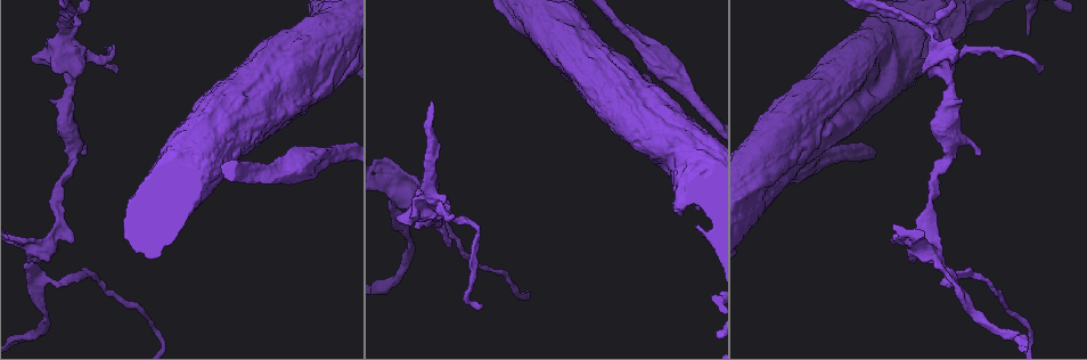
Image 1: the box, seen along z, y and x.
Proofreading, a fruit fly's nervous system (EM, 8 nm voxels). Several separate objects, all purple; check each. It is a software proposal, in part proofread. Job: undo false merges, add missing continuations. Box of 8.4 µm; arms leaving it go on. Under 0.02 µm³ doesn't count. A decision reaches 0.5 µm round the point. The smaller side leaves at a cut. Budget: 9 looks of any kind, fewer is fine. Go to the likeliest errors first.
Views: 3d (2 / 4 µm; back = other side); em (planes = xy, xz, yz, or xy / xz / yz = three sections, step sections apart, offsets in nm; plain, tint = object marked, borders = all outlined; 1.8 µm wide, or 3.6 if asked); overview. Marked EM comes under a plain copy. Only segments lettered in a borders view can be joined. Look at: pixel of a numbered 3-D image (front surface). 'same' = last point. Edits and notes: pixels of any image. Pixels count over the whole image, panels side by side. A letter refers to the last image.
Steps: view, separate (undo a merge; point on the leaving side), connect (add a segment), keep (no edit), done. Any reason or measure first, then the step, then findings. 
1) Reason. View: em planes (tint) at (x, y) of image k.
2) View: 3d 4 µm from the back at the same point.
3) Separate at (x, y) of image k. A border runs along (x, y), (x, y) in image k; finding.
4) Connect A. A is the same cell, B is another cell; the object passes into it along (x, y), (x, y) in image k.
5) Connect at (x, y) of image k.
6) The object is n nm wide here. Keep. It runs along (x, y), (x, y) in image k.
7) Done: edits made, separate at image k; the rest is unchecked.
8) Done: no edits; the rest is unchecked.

Four arms meet. View: em xy step 16 (borders) at (934, 58) of image 1.

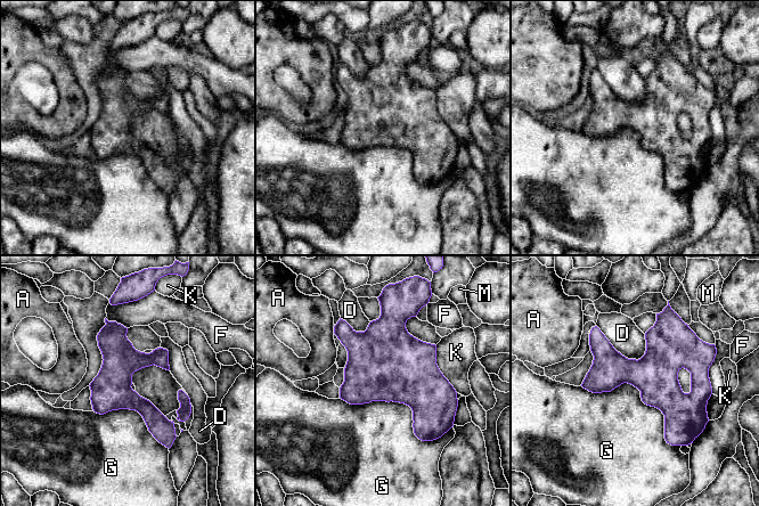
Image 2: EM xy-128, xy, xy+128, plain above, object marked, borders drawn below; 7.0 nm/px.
The object is 240 nm wide here. Keep. A, D, F, G, K and M are other cells; it runs along (108, 324), (117, 383), (164, 438) in image 2; continuous, no second neuron.

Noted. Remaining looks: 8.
Branch stops here. View: em planes (tint) at (1039, 71) of image 1.

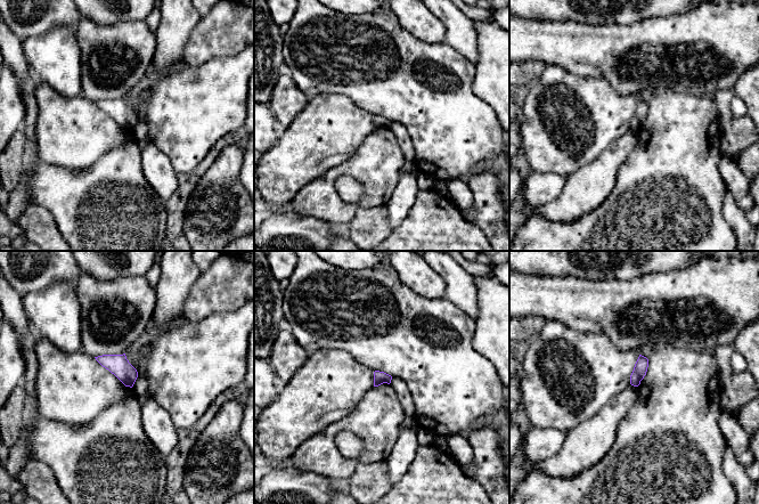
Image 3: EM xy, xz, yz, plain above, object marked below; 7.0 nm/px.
View: em planes (borders) at the same point.

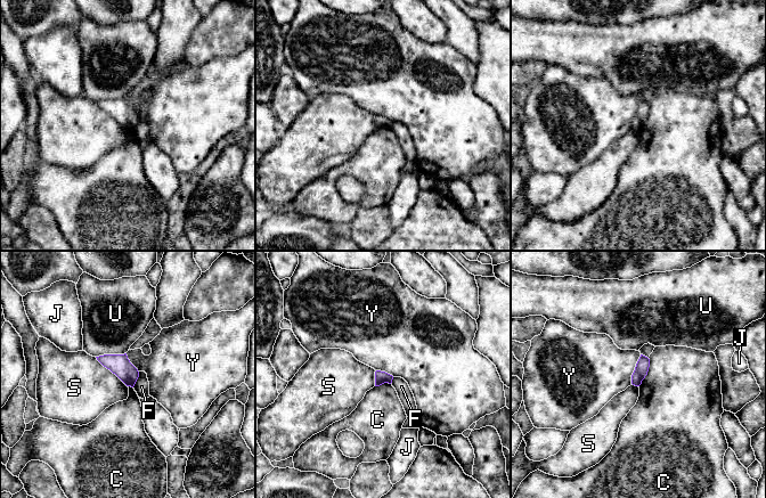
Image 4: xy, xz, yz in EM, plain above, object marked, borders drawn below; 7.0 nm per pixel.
Keep. C, F, J, S, U and Y are other cells; a border runs along (649, 358), (648, 374), (638, 386) in image 4; none of them fits.

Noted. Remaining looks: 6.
Branch stops here. View: 3d 4 µm at (681, 212) of image 1.

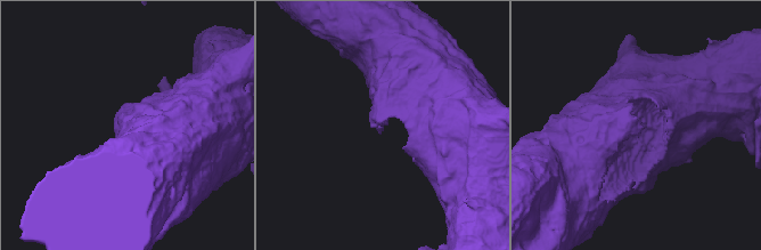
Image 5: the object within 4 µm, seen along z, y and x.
Shape alone is not enough. View: em 3.6 µm planes (borders) at (381, 127) of image 5.

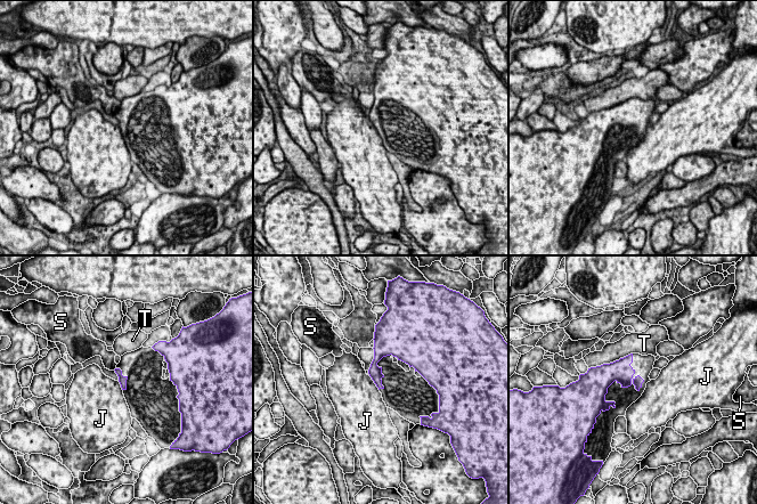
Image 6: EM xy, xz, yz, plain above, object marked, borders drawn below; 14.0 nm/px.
Keep. J, S and T are other cells; a border runs along (368, 375), (379, 390) in image 6; none of them fits.

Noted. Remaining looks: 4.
Sudden change in width. View: 3d 4 µm from the back at (276, 176) of image 1.

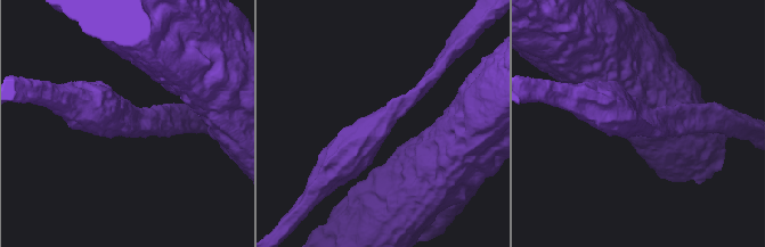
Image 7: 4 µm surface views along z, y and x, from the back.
The arms are 220, 650 nm wide. View: em 3.6 µm xy step 16 (borders) at (641, 123) of image 7.

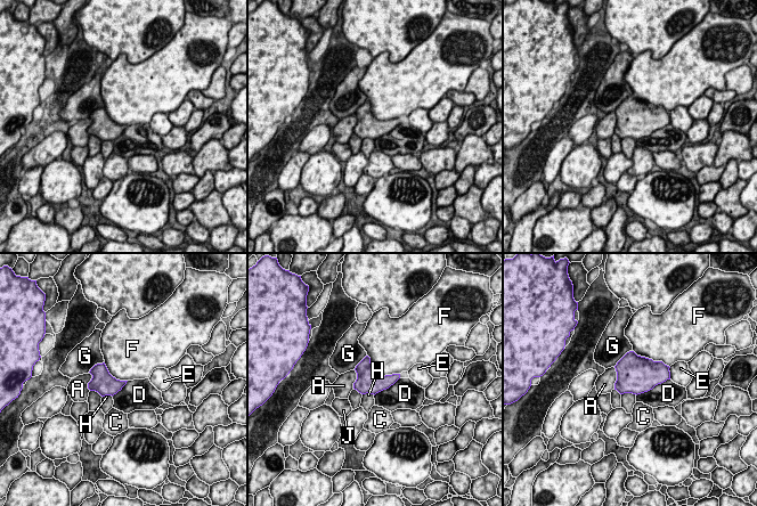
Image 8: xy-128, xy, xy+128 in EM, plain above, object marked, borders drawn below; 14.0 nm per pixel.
View: em 3.6 µm xz step 16 (borders) at the same point.

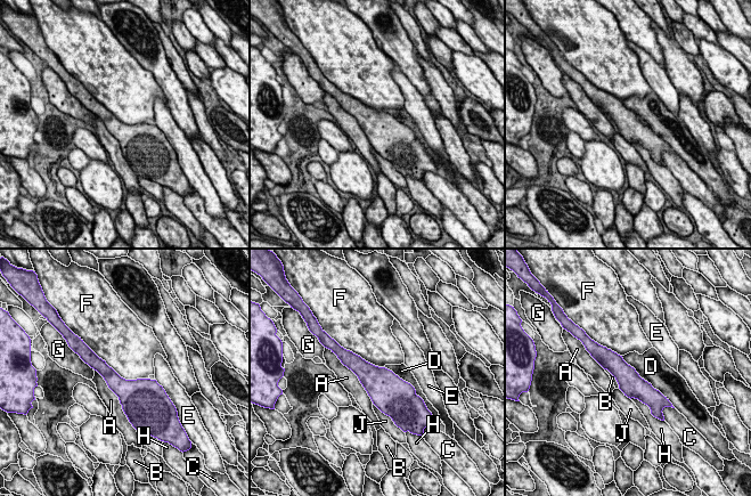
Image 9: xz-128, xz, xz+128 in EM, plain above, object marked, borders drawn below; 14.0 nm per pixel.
Connect B. B is the same cell, A, C, D, E, F, G, H and J are other cells; it goes on there.

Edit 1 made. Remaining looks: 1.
Done: edits made, connect at image 9; the rest is unchecked.

